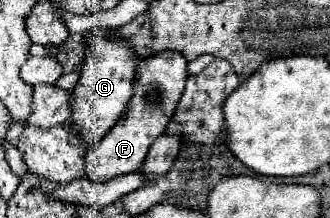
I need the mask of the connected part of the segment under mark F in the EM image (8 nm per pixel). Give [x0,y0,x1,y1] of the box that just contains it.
[85,51,187,183]

